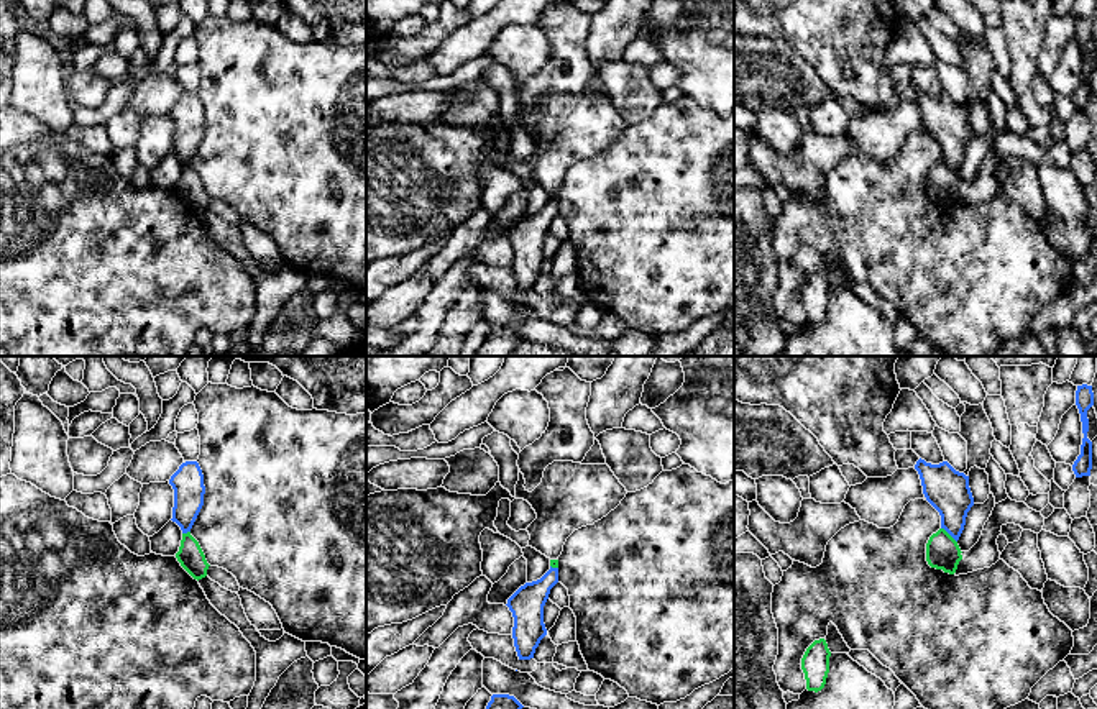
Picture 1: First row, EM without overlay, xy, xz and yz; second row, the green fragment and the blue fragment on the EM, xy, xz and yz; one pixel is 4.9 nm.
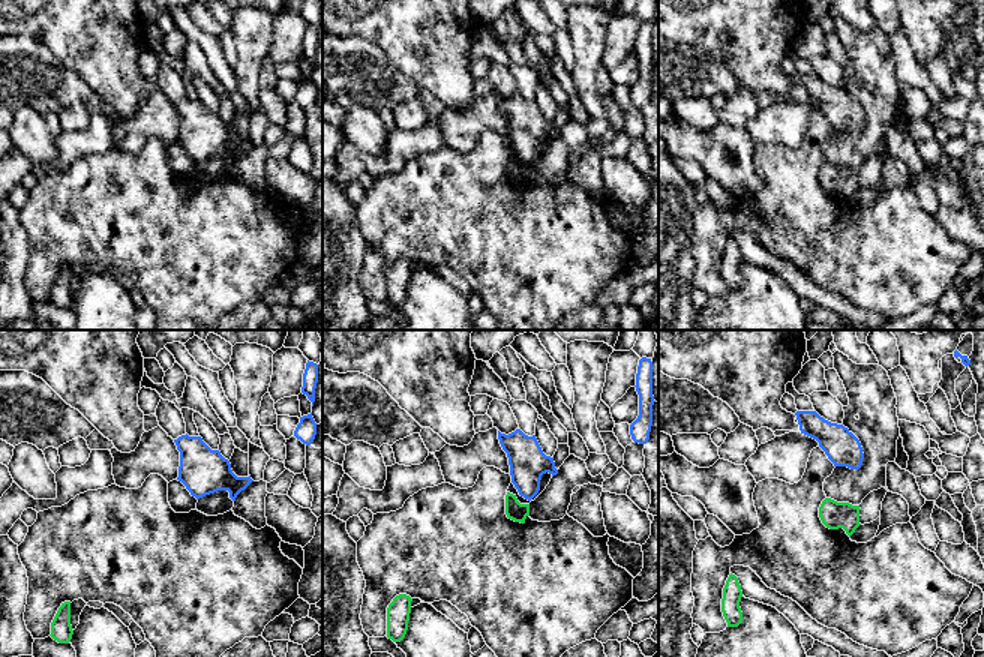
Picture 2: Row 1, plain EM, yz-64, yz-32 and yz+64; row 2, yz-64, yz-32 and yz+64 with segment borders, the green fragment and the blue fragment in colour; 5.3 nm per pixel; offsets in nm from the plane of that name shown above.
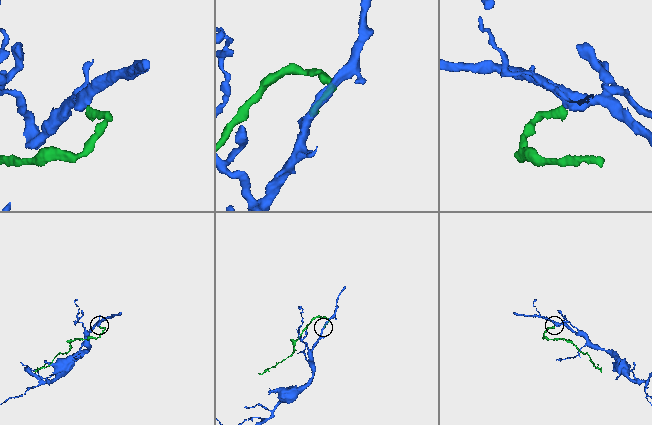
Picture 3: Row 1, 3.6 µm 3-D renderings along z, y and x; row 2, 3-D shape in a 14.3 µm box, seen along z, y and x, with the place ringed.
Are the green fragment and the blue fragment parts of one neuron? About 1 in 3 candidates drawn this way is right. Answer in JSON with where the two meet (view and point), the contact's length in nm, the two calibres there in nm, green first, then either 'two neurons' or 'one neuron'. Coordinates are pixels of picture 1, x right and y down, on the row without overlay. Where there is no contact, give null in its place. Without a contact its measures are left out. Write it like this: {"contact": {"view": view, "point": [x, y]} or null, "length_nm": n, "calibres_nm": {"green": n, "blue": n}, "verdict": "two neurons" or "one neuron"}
{"contact": {"view": "yz", "point": [950, 168]}, "length_nm": 110, "calibres_nm": {"green": 160, "blue": 220}, "verdict": "two neurons"}

